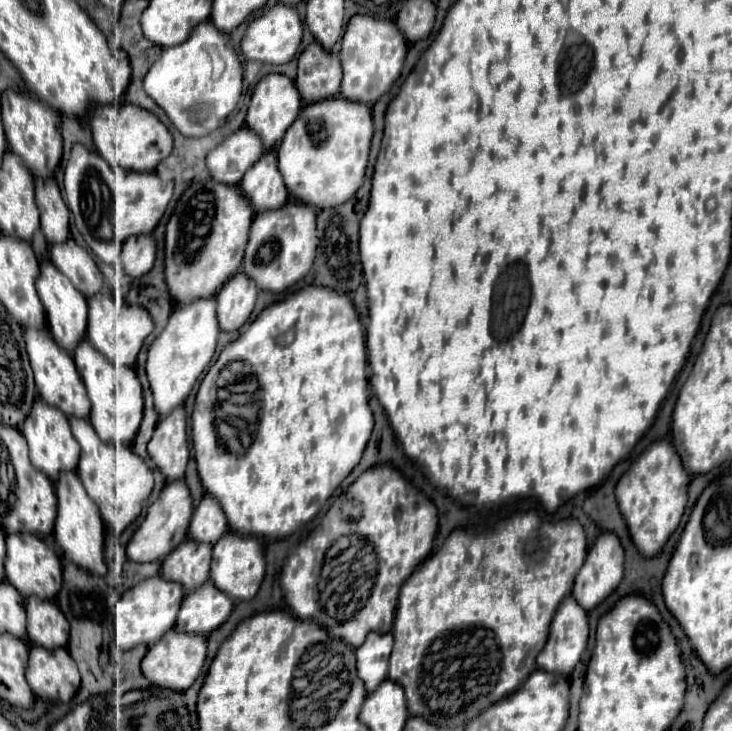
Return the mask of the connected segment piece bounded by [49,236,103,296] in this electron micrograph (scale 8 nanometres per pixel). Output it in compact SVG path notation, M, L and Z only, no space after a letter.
M71 236L63 244L51 244L49 258L85 296L97 294L103 288L103 274L95 260Z

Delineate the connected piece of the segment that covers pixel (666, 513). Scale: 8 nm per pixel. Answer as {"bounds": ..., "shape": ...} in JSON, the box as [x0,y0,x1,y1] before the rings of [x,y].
{"bounds":[615,438,691,556],"shape":[[[665,438],[653,442],[637,458],[637,462],[619,478],[615,486],[615,498],[629,526],[631,538],[643,556],[659,554],[667,538],[679,526],[681,516],[685,512],[685,504],[687,504],[689,480],[691,476],[683,468],[683,462],[679,460],[675,446]]]}

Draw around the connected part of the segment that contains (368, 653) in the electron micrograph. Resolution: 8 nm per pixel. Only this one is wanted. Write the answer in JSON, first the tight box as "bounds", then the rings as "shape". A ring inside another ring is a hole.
{"bounds":[355,632,391,692],"shape":[[[369,632],[367,640],[355,650],[357,672],[365,682],[367,692],[373,692],[387,678],[387,664],[391,654],[391,632]]]}

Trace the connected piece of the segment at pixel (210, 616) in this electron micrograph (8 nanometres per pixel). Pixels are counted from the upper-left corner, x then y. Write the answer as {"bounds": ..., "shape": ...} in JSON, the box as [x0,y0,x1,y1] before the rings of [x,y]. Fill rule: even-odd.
{"bounds":[175,582,233,634],"shape":[[[207,582],[203,588],[183,598],[183,608],[178,612],[175,630],[209,634],[229,618],[231,608],[233,600]]]}

